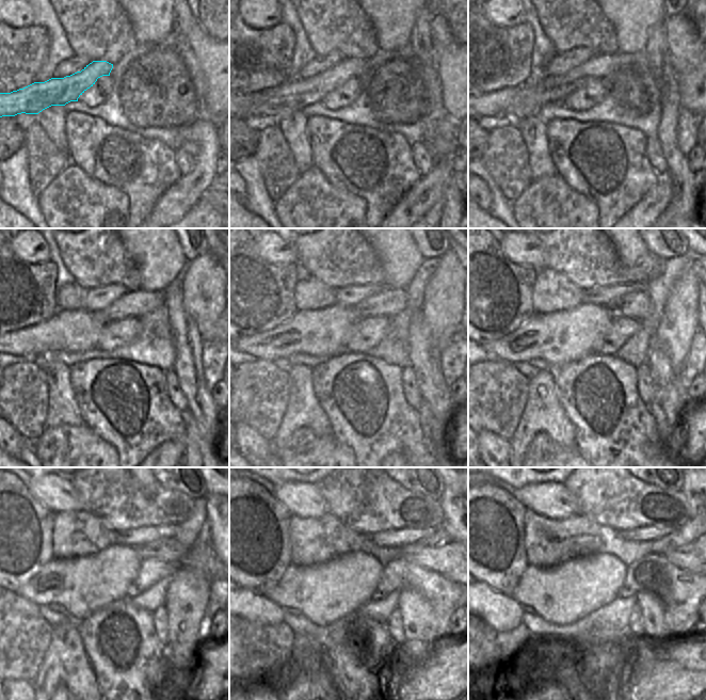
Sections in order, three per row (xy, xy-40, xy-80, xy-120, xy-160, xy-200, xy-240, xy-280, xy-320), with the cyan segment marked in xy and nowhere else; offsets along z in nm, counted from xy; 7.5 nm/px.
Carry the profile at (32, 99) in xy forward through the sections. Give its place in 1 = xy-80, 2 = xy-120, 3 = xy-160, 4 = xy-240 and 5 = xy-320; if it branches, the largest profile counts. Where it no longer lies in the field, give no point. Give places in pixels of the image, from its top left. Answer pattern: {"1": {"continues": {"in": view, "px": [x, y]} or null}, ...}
{"1": {"continues": {"in": "xy-80", "px": [530, 98]}}, "2": {"continues": {"in": "xy-120", "px": [138, 303]}}, "3": {"continues": {"in": "xy-160", "px": [387, 302]}}, "4": {"continues": {"in": "xy-240", "px": [202, 558]}}, "5": {"continues": {"in": "xy-320", "px": [685, 557]}}}

